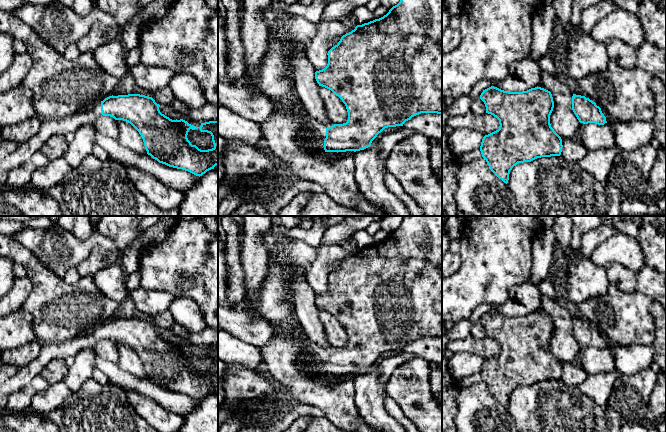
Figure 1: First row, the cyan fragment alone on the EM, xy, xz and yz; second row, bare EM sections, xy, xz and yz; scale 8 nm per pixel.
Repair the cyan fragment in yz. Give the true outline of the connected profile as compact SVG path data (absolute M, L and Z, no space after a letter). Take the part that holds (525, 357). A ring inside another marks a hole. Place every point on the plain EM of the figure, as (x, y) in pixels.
M491 310L480 319L486 337L499 344L499 353L485 359L480 375L489 393L504 407L518 387L560 380L562 363L550 348L554 325L550 315L535 311L509 316Z

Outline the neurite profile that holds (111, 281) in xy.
M117 262L97 271L93 275L93 280L104 296L120 303L130 293L126 287L126 277L123 266Z

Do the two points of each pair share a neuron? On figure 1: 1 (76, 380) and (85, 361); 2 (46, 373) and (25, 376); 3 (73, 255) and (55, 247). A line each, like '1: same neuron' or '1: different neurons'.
1: same neuron
2: different neurons
3: same neuron

